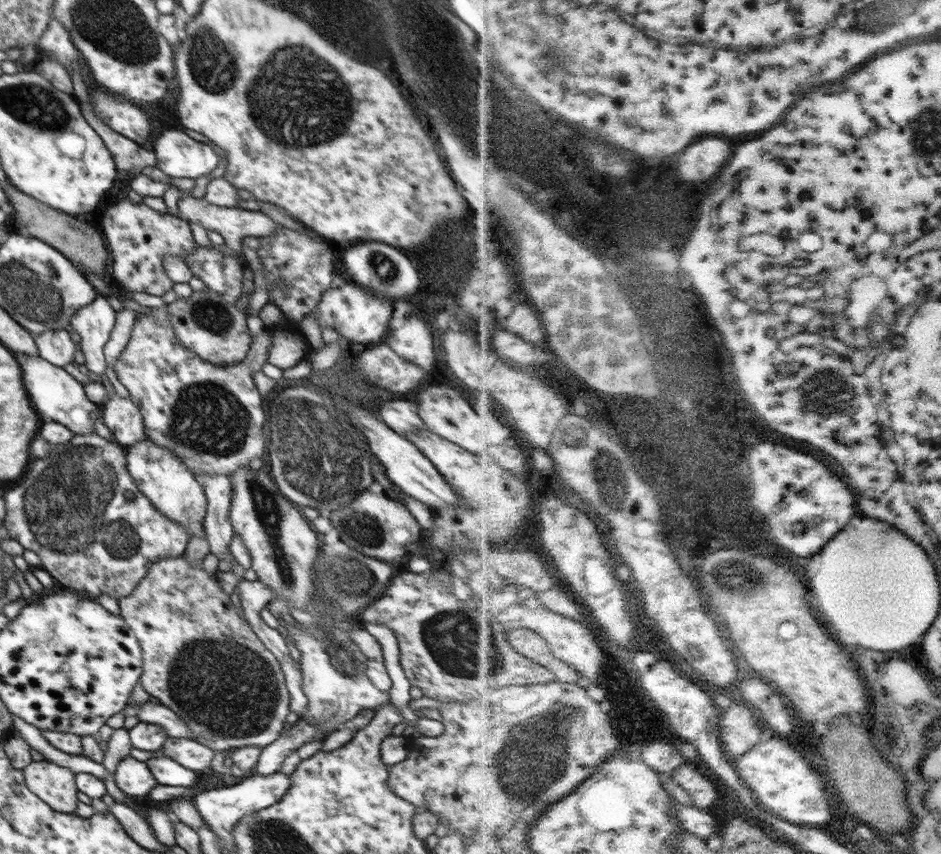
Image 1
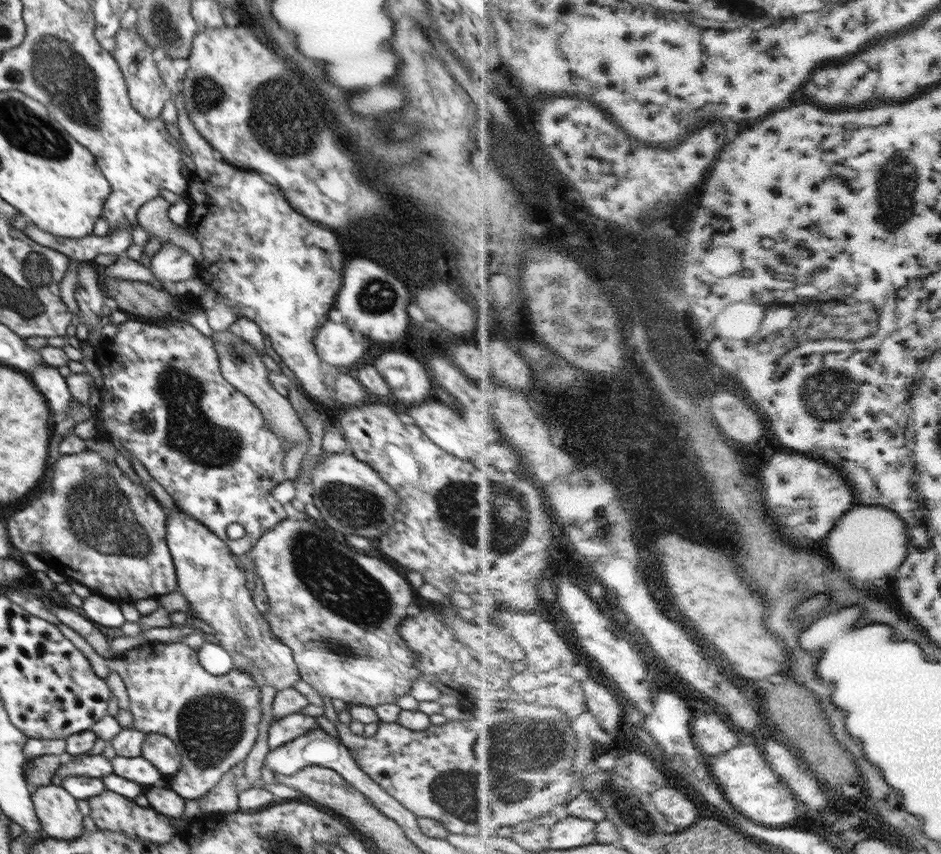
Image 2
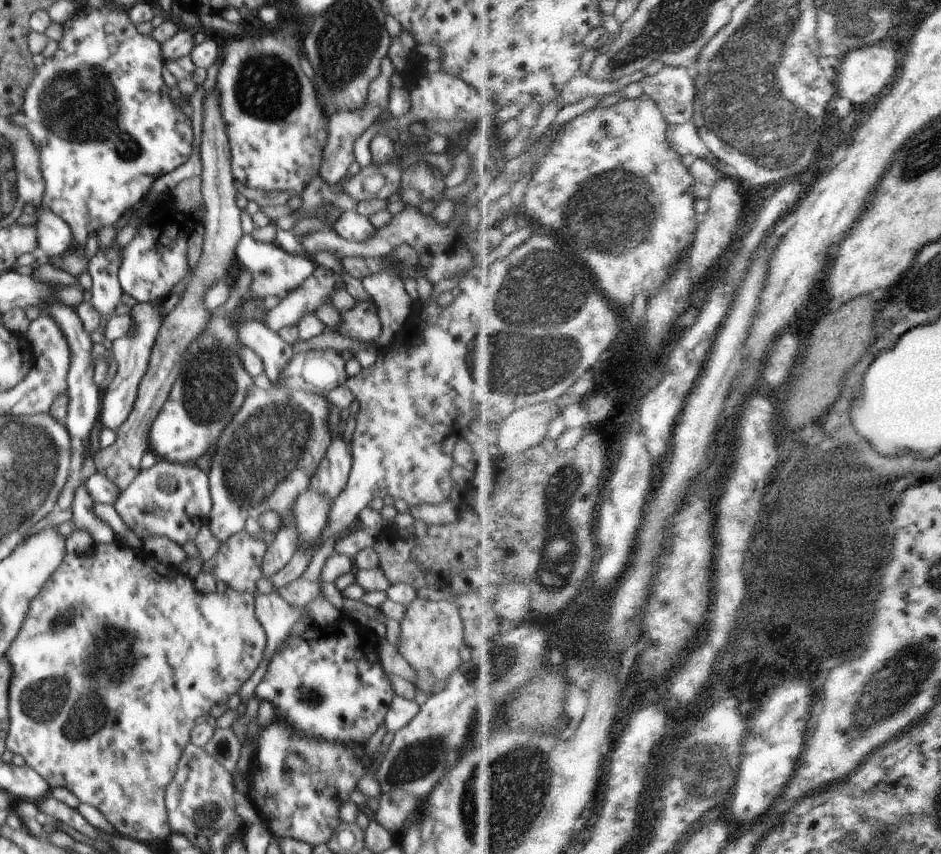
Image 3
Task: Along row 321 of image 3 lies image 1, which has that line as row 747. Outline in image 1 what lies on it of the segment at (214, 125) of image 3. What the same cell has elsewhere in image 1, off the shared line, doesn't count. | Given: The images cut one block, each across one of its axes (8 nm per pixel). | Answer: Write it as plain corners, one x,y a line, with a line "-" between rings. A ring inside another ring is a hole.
168,737
161,750
164,757
197,773
210,769
215,757
215,752
208,746
188,738

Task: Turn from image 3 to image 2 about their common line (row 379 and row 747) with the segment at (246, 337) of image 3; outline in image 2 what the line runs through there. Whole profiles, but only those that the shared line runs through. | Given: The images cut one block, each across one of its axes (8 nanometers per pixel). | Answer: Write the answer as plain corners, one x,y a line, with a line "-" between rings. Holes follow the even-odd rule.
299,712
274,721
270,726
268,736
270,751
276,750
310,730
320,730
319,724
314,717
304,716

